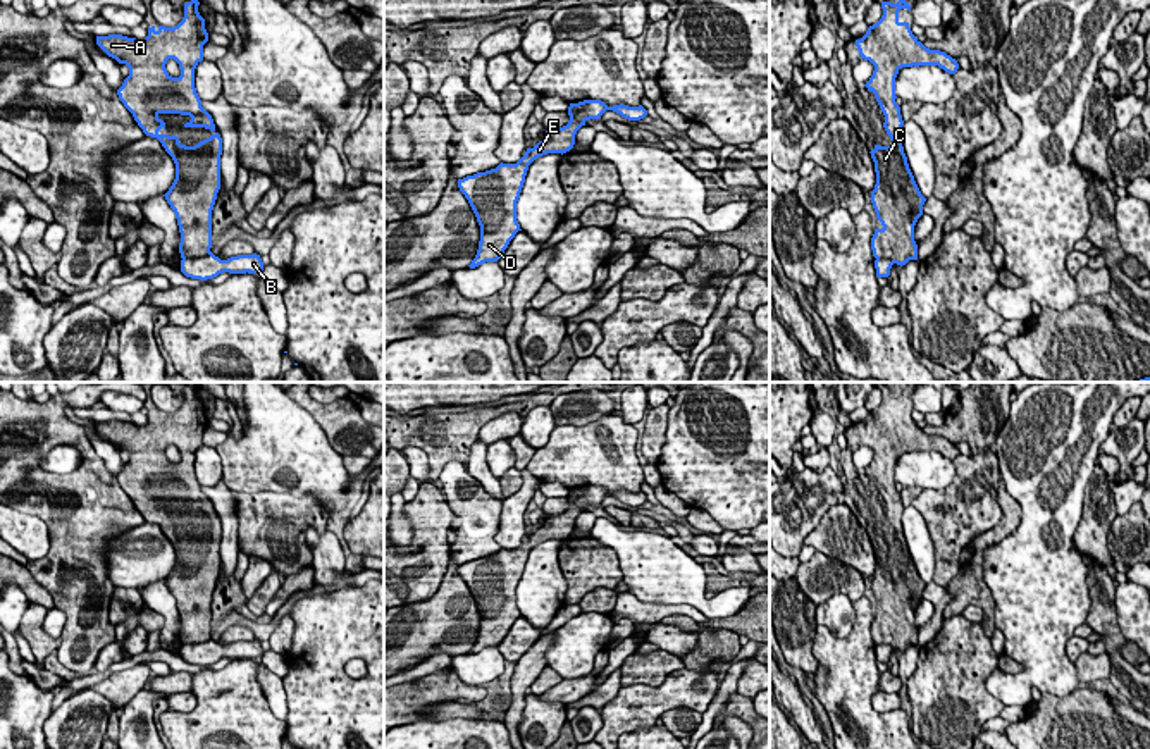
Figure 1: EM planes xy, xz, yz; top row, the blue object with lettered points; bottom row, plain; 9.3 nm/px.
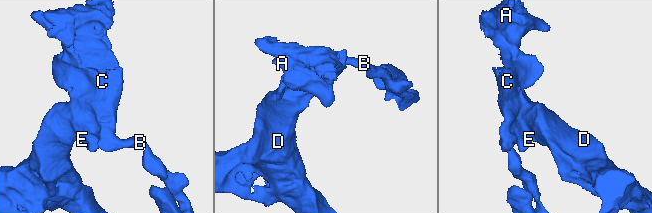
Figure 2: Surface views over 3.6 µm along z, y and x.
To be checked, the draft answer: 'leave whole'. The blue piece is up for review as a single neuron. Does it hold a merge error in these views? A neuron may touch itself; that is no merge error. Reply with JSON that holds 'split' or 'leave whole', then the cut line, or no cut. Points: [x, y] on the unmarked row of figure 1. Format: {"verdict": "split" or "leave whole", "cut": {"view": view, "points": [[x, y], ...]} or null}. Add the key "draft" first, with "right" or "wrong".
{"draft": "wrong", "verdict": "split", "cut": {"view": "xy", "points": [[210, 637], [183, 644]]}}

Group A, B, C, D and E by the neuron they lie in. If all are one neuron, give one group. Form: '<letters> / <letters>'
A C D E / B

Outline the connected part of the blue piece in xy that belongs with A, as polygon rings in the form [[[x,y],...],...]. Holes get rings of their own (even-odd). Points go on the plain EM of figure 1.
[[[195,382],[184,389],[184,403],[177,412],[151,412],[145,425],[96,422],[96,430],[108,443],[129,453],[129,461],[117,475],[119,486],[176,549],[176,565],[164,582],[177,604],[181,644],[212,639],[212,596],[220,575],[222,523],[195,474],[195,455],[203,446],[203,430],[208,427],[198,391]],[[169,444],[179,449],[179,463],[167,458]],[[160,499],[189,501],[184,513],[205,513],[213,520],[195,532],[181,530],[177,522],[158,518],[165,515]]]

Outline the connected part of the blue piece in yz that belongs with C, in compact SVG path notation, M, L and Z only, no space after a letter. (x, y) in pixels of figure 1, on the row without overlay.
M906 386L897 389L881 387L881 405L869 412L861 425L856 425L861 444L875 451L873 461L864 470L885 501L883 513L892 532L880 532L869 537L875 548L876 570L871 577L871 589L881 615L871 623L873 642L888 644L897 651L918 646L914 611L923 601L926 584L921 580L904 539L900 517L904 511L900 492L895 487L895 463L902 453L938 451L955 460L959 449L940 436L926 434L912 420L909 408L899 406L899 396L911 391Z

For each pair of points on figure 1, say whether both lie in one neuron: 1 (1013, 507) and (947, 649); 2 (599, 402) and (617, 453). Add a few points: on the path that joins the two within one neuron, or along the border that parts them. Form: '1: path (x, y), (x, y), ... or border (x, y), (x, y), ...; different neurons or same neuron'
1: border (944, 619), (963, 615), (976, 622), (989, 637); different neurons
2: border (610, 414), (581, 426), (565, 426); different neurons

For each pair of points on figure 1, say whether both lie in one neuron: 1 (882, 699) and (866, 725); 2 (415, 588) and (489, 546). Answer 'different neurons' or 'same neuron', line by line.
1: different neurons
2: different neurons

